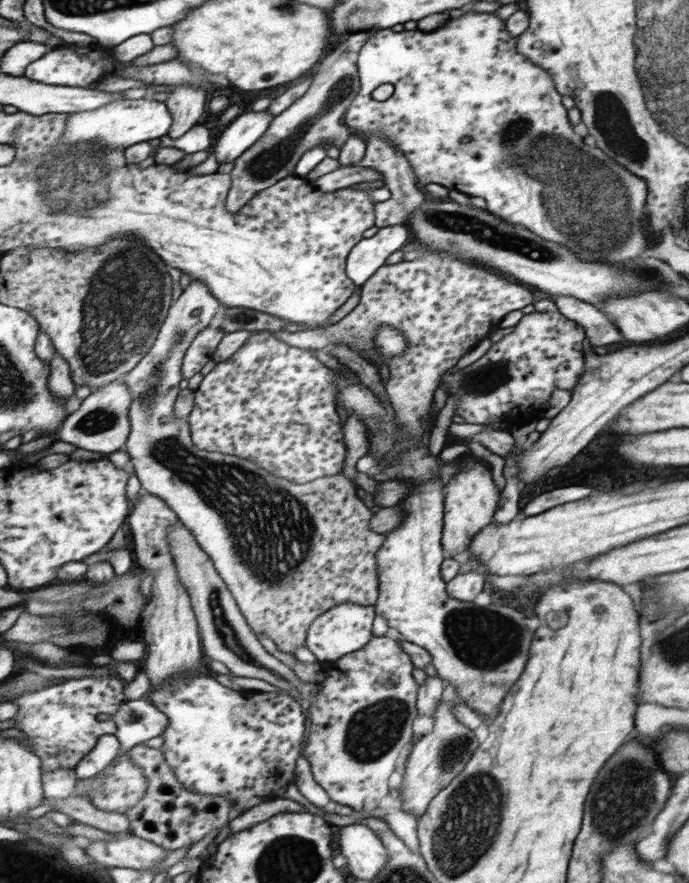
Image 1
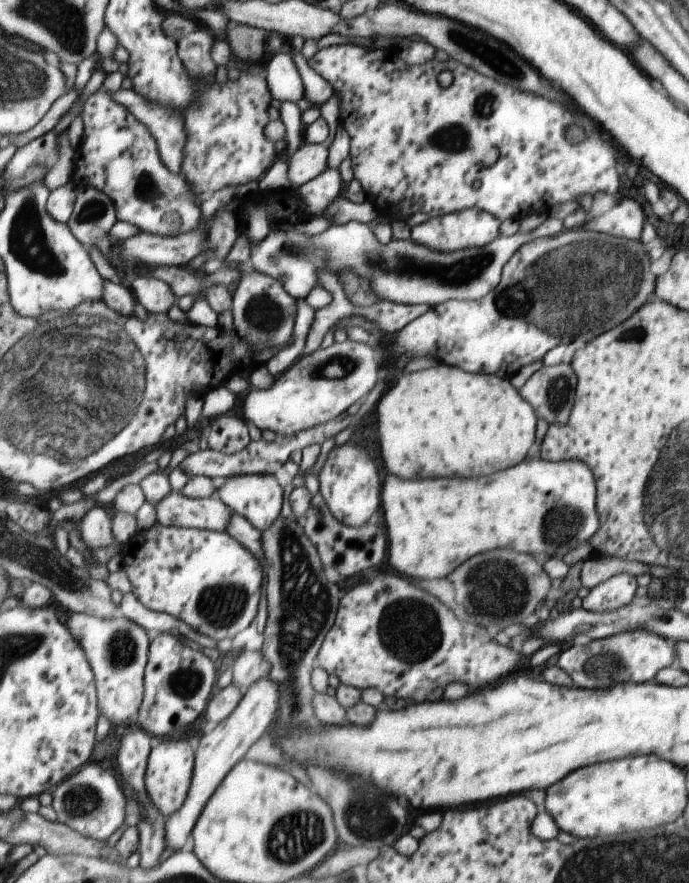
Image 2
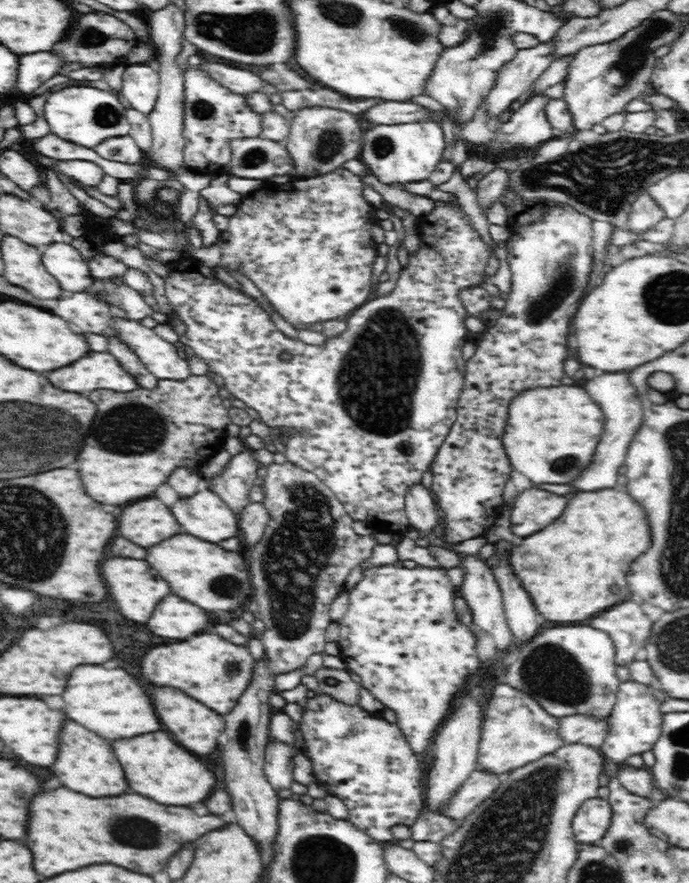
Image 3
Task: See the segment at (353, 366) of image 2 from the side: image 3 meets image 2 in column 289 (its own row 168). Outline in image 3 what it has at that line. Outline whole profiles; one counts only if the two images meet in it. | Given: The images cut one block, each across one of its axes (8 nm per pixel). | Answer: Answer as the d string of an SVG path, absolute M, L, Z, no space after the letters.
M429 112L430 114L412 122L379 124L364 132L361 160L370 175L390 184L406 184L429 178L442 161L442 154L446 150L446 134L442 128L442 120L434 115L435 112Z

